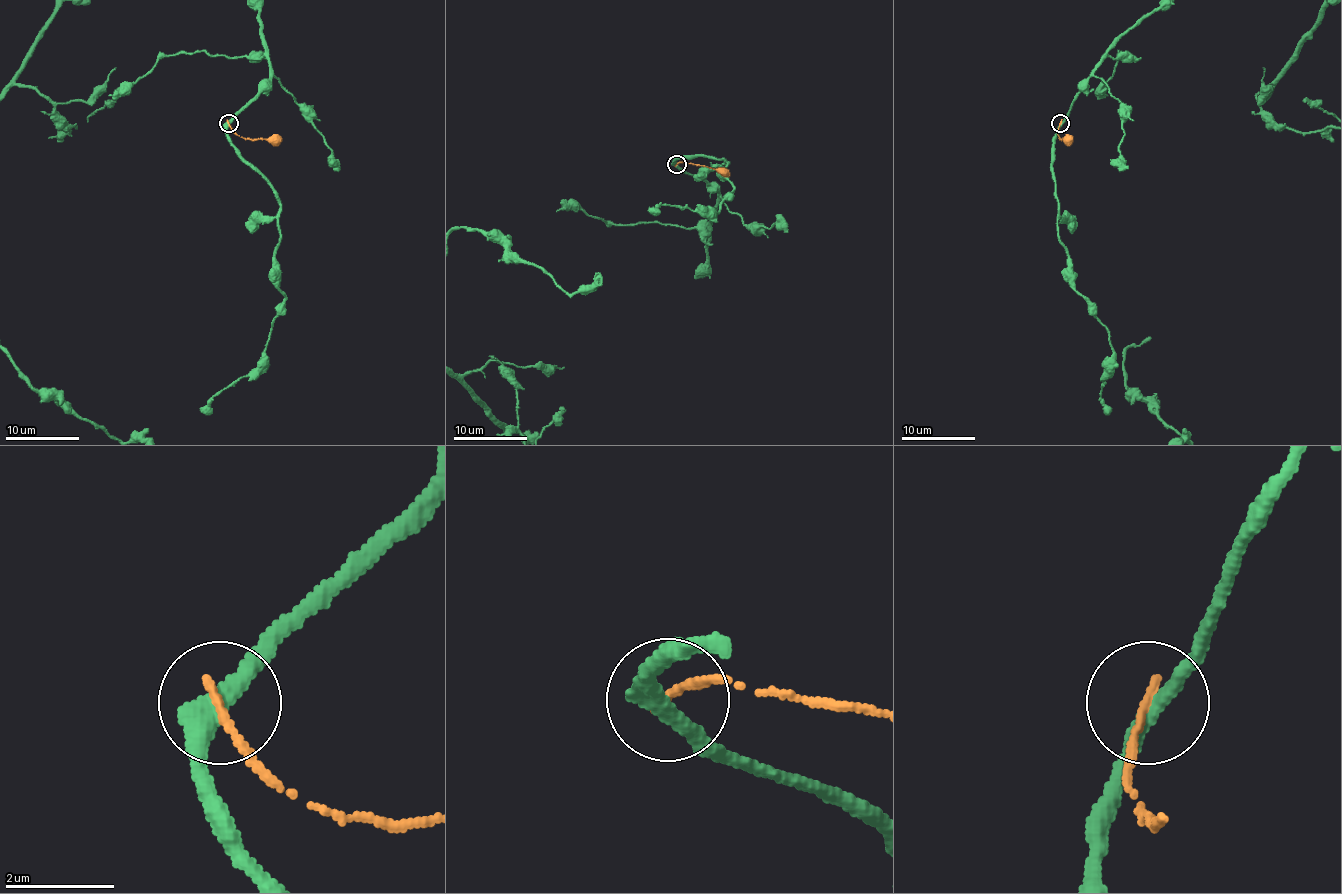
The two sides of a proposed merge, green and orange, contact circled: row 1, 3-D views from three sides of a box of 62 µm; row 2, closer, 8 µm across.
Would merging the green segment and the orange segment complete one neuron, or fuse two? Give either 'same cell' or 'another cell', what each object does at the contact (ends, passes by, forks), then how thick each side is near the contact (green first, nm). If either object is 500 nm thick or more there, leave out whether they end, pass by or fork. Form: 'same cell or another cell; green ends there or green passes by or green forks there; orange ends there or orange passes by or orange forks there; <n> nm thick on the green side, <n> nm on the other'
another cell; green passes by; orange ends there; 320 nm thick on the green side, 160 nm on the other

